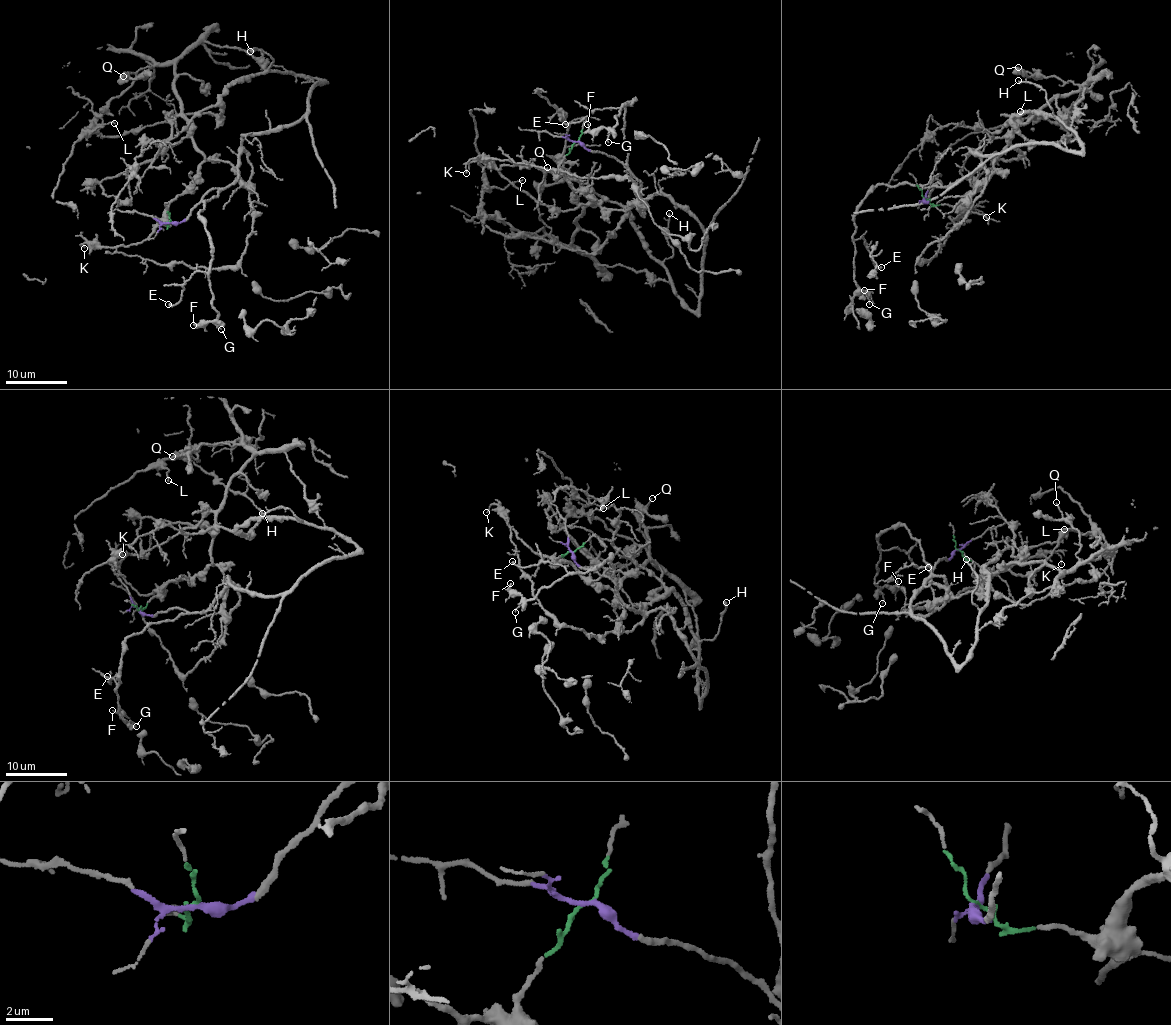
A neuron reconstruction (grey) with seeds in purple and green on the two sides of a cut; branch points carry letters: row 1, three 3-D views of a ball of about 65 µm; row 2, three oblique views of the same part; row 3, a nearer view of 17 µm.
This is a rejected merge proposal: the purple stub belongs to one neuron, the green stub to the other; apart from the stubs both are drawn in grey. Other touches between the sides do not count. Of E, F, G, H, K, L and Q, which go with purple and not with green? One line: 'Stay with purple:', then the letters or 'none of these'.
Stay with purple: E, F, G, H

